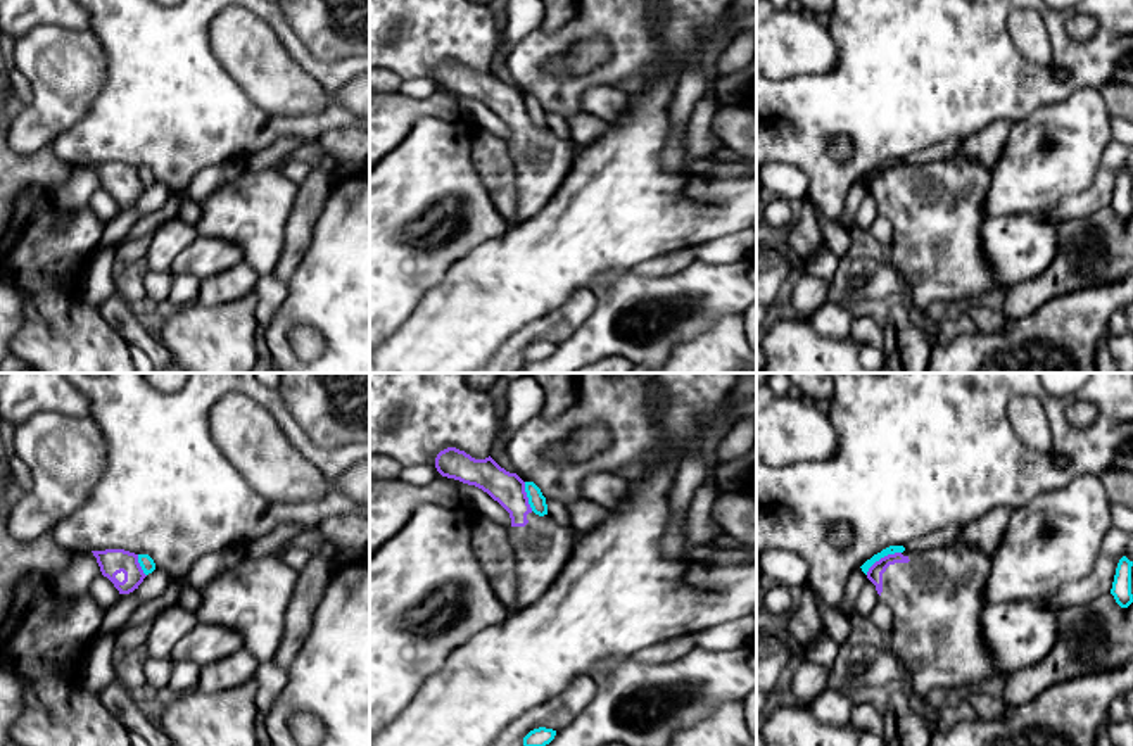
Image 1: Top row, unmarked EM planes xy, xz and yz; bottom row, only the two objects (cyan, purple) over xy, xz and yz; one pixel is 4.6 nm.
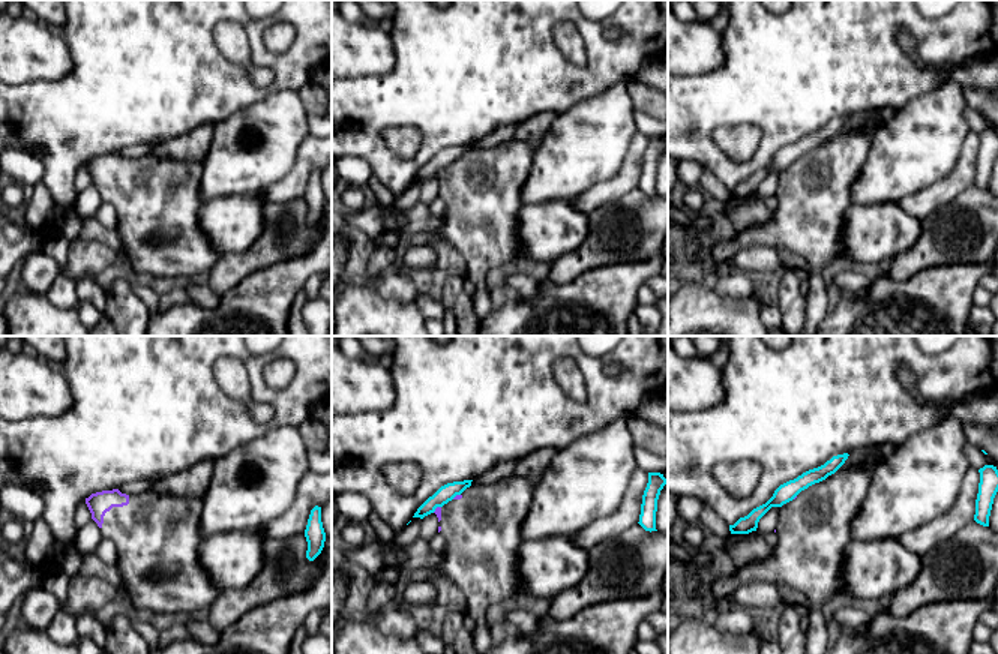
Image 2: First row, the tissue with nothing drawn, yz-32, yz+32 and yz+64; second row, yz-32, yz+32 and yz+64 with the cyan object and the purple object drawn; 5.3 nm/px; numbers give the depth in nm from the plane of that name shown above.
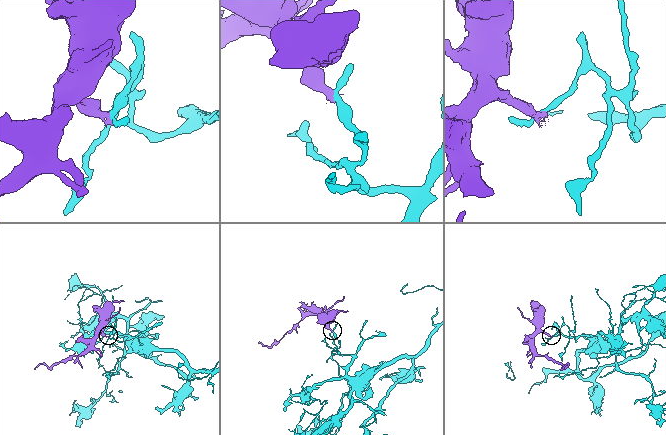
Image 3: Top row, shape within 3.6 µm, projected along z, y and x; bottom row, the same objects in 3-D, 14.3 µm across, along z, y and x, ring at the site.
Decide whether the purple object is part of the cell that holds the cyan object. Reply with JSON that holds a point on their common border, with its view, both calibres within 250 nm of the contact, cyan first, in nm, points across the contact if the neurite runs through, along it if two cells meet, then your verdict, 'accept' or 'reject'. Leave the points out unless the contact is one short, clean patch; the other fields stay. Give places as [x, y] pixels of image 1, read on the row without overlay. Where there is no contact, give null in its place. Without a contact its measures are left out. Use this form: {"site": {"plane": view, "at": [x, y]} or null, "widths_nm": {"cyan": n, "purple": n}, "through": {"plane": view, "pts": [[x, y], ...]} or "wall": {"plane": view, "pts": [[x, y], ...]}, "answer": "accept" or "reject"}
{"site": {"plane": "yz", "at": [881, 170]}, "widths_nm": {"cyan": 50, "purple": 70}, "wall": {"plane": "yz", "pts": [[900, 164], [881, 170], [866, 187]]}, "answer": "reject"}

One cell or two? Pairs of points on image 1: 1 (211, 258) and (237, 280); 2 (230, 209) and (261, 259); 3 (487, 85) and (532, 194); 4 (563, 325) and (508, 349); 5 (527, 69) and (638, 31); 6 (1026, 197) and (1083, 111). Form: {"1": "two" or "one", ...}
{"1": "two", "2": "one", "3": "one", "4": "one", "5": "one", "6": "one"}

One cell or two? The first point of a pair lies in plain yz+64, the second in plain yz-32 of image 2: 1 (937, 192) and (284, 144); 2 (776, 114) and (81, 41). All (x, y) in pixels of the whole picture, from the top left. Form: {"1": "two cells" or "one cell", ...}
{"1": "two cells", "2": "one cell"}

